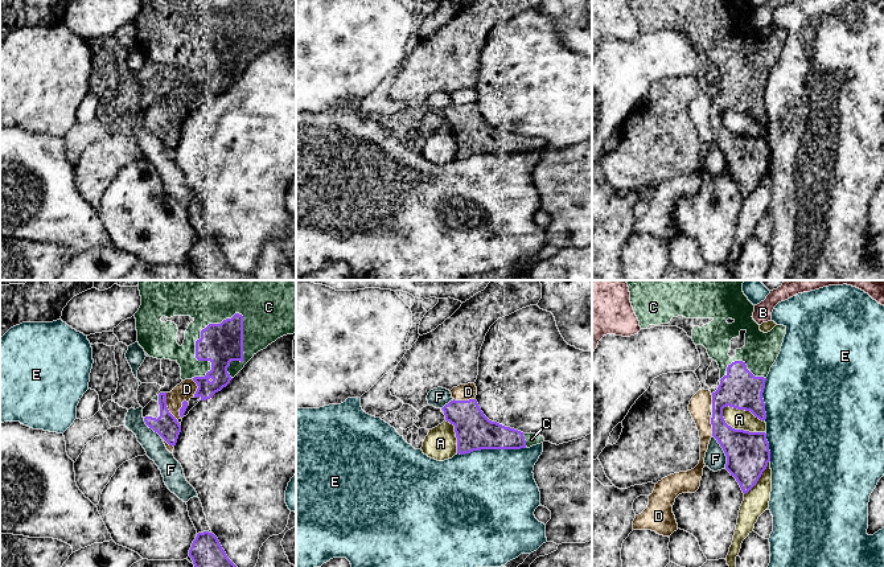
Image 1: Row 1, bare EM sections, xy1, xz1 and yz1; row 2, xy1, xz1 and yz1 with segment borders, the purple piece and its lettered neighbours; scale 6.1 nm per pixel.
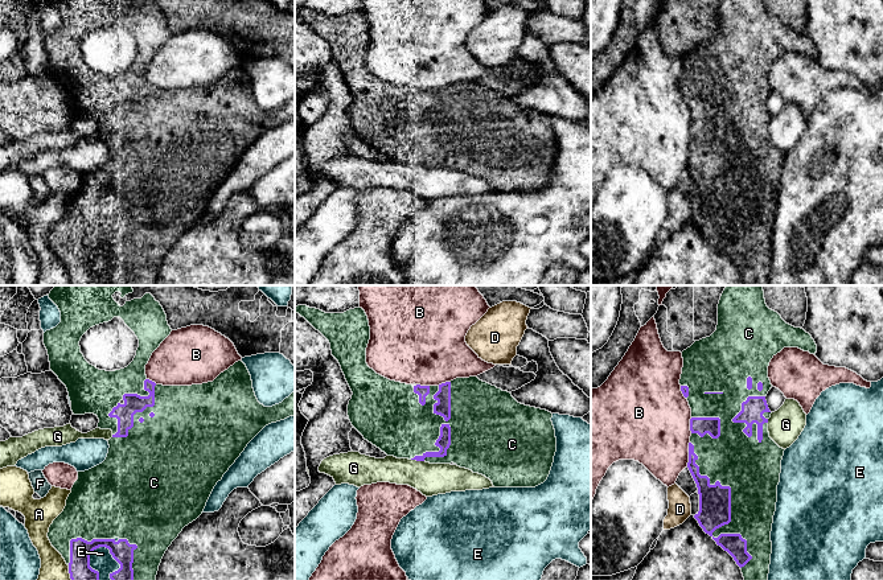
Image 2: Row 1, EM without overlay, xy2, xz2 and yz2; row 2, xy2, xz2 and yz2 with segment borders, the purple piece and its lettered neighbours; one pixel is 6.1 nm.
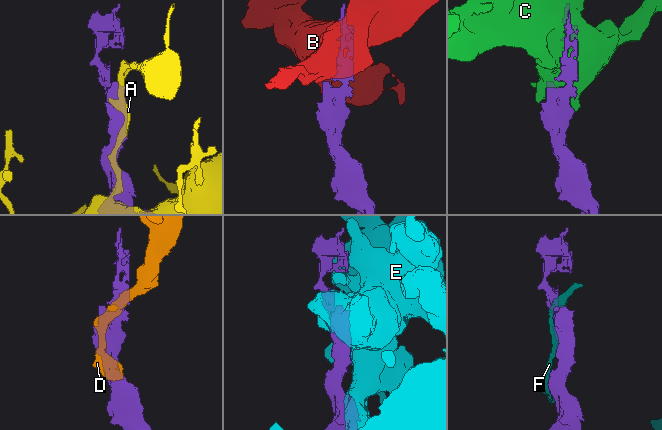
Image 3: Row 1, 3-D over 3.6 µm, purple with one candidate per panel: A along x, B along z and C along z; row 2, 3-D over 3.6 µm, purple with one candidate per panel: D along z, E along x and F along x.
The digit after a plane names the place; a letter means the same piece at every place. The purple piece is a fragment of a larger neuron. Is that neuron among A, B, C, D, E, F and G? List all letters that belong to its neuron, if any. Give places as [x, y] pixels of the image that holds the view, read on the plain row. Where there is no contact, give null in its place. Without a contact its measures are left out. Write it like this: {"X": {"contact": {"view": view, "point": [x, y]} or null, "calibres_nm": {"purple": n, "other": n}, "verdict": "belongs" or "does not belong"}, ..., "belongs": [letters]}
{"A": {"contact": {"view": "yz1", "point": [739, 134]}, "calibres_nm": {"purple": 260, "other": 130}, "verdict": "does not belong"}, "B": {"contact": {"view": "yz2", "point": [689, 157]}, "calibres_nm": {"purple": 90, "other": 420}, "verdict": "does not belong"}, "C": {"contact": {"view": "xz2", "point": [440, 135]}, "calibres_nm": {"purple": 80, "other": 380}, "verdict": "belongs"}, "D": {"contact": {"view": "xy1", "point": [167, 111]}, "calibres_nm": {"purple": 140, "other": 110}, "verdict": "does not belong"}, "E": {"contact": {"view": "xz1", "point": [492, 152]}, "calibres_nm": {"purple": 220, "other": 500}, "verdict": "does not belong"}, "F": {"contact": {"view": "yz1", "point": [723, 153]}, "calibres_nm": {"purple": 260, "other": 130}, "verdict": "does not belong"}, "G": {"contact": {"view": "xz2", "point": [418, 164]}, "calibres_nm": {"purple": 80, "other": 190}, "verdict": "does not belong"}, "belongs": ["C"]}

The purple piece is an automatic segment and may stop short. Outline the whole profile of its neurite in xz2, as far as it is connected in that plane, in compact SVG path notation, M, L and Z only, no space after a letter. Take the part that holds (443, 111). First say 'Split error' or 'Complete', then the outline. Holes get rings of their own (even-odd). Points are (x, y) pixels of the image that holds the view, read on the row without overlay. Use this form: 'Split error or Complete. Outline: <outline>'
Split error. Outline: M297 9L295 16L329 45L332 59L353 96L348 108L352 129L387 160L430 168L453 166L485 180L494 192L535 192L547 184L557 156L551 116L521 108L510 96L477 81L456 82L439 90L390 85L366 67L370 30L362 12L325 17Z

